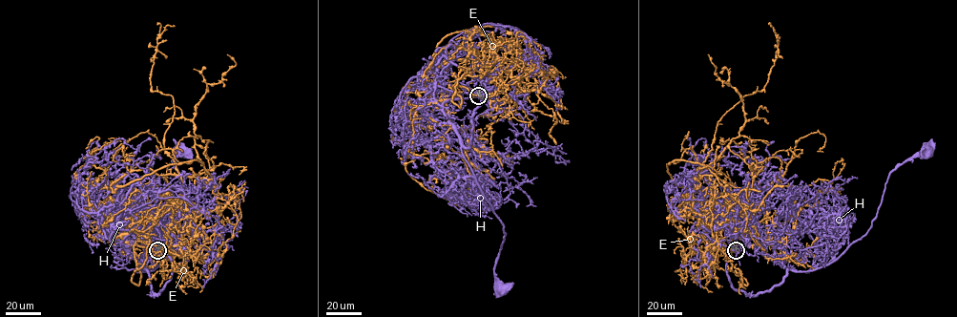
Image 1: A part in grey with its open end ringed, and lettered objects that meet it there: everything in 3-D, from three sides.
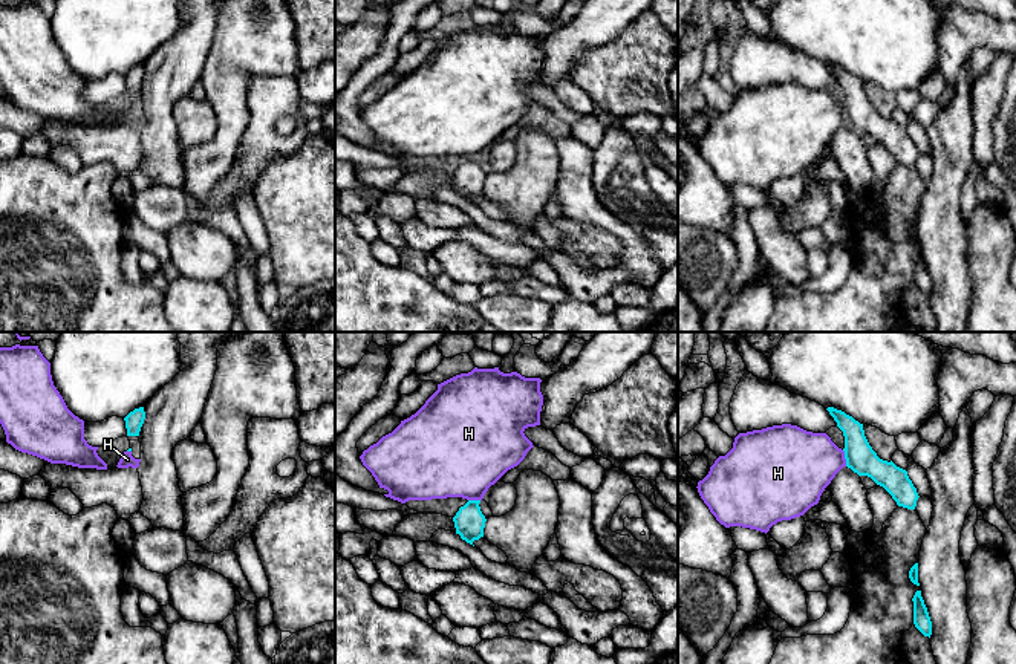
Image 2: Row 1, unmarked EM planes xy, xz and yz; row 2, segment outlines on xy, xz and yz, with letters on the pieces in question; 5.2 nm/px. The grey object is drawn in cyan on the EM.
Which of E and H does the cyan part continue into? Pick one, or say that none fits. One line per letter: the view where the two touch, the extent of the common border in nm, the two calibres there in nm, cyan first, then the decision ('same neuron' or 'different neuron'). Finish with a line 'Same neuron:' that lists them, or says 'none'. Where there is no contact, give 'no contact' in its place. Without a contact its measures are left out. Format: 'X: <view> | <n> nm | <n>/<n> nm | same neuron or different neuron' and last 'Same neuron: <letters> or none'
E: no contact | same neuron
H: yz | 90 nm | 160/360 nm | different neuron
Same neuron: E

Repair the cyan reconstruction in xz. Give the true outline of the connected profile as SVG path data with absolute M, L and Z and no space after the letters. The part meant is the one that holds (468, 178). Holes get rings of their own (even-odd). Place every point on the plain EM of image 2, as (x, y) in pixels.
M468 158L453 174L456 191L470 202L484 194L487 176L480 168L479 161L480 158Z

